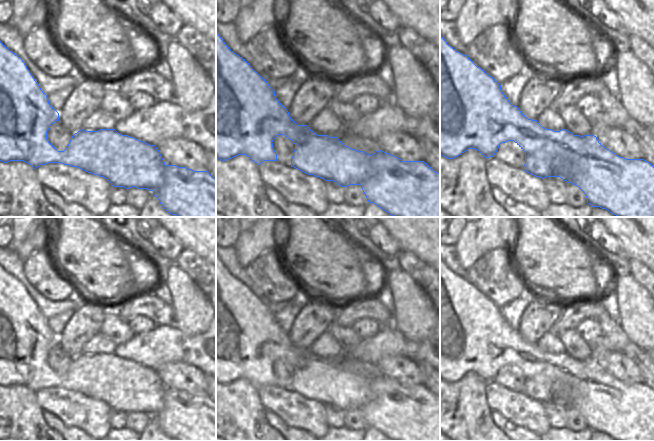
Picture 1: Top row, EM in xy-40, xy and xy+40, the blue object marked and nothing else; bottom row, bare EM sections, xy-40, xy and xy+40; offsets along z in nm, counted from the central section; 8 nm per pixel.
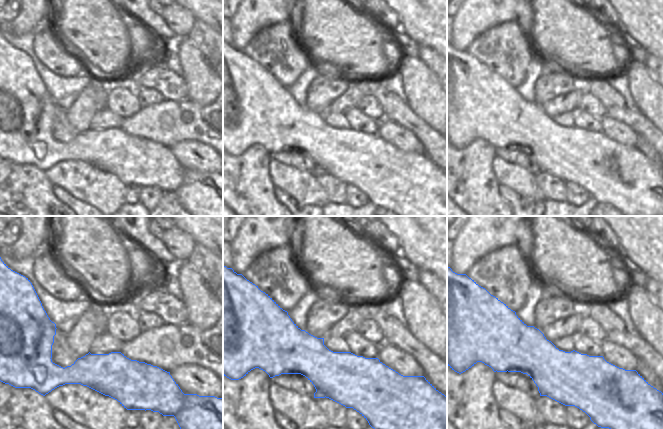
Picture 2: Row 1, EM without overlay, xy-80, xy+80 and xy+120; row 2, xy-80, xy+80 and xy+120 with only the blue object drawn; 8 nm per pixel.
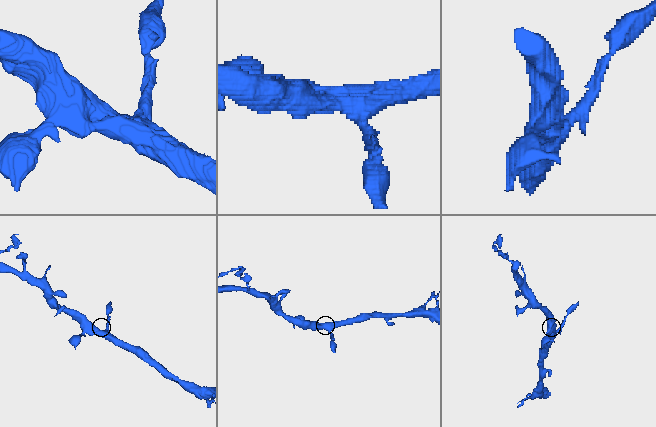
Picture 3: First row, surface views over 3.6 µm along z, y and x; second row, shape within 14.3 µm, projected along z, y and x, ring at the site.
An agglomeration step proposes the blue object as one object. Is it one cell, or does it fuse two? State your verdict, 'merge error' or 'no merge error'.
no merge error

